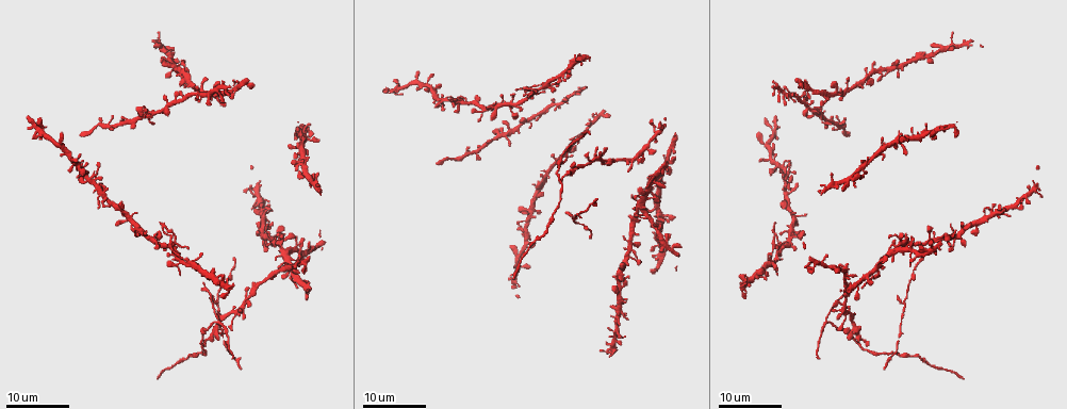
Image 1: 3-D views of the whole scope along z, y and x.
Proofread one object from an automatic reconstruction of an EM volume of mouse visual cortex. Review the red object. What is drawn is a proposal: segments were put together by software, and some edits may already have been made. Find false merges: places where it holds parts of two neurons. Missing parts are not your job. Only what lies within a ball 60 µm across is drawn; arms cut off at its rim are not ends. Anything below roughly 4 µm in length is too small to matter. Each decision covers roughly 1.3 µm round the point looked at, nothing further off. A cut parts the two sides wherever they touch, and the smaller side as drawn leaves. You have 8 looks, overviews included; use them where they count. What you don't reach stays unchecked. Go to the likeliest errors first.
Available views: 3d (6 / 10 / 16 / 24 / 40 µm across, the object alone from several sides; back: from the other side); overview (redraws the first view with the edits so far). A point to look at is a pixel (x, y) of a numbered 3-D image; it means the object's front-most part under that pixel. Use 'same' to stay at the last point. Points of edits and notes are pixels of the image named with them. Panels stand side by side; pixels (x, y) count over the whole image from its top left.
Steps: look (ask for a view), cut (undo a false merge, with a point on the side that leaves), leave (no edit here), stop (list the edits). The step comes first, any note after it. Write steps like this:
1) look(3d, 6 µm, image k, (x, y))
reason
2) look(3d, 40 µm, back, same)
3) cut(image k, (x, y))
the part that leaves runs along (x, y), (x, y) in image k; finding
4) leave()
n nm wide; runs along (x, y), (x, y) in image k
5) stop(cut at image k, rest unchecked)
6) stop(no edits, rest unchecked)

look(3d, 16 µm, image 1, (826, 323))
three-way junction

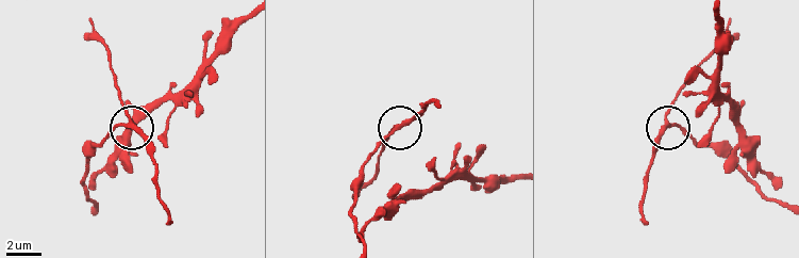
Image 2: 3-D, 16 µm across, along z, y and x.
look(3d, 10 µm, image 2, (397, 127))
closer look

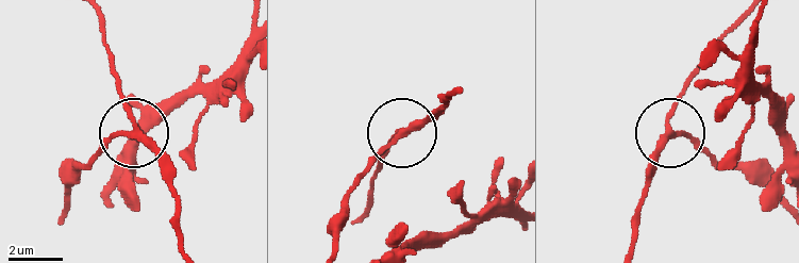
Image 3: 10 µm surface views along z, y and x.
leave()
side arm 7 µm; 3 arms; one neuron here

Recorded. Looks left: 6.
look(3d, 16 µm, image 1, (204, 350))
three arms meet

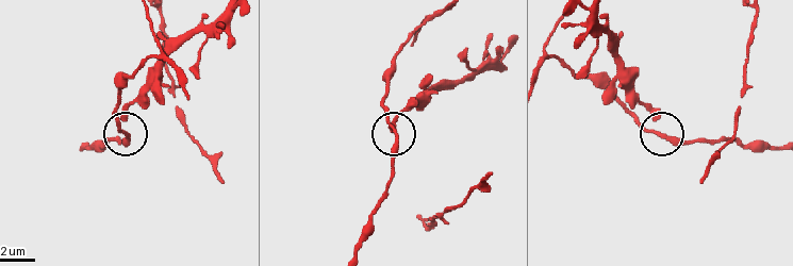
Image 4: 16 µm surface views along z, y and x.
look(3d, 10 µm, image 4, (653, 131))
zoom in

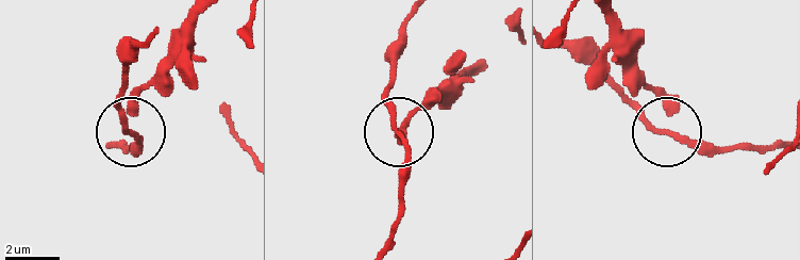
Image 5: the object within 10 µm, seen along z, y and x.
leave()
continuous, no second neuron

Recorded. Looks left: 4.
look(3d, 24 µm, image 1, (769, 261))
four-way junction

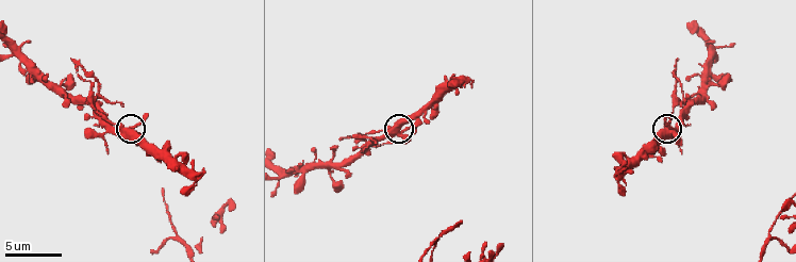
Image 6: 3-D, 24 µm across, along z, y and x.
look(3d, 6 µm, image 6, (401, 131))
closer look

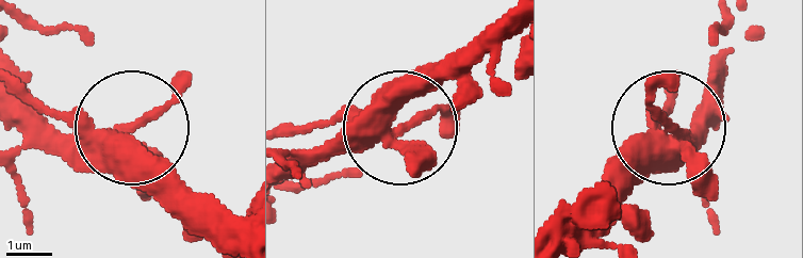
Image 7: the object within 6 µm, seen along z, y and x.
cut(image 7, (23, 91))
400 nm wide; the part that leaves runs along (80, 133), (15, 83) in image 7; two neurons meet here

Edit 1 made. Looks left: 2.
stop(cut at image 7, rest unchecked)

